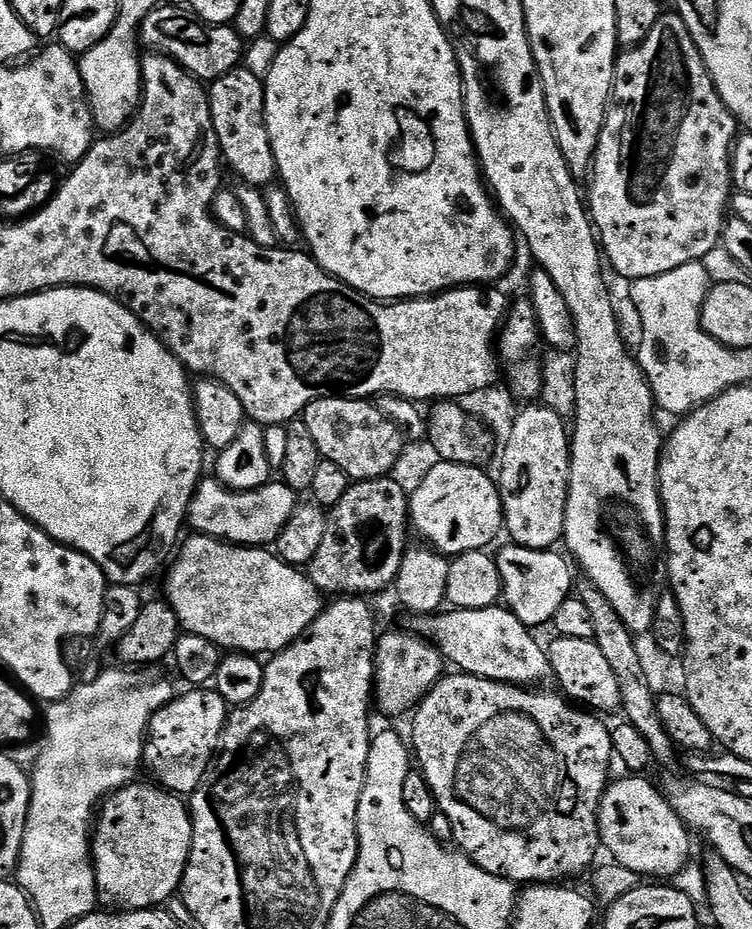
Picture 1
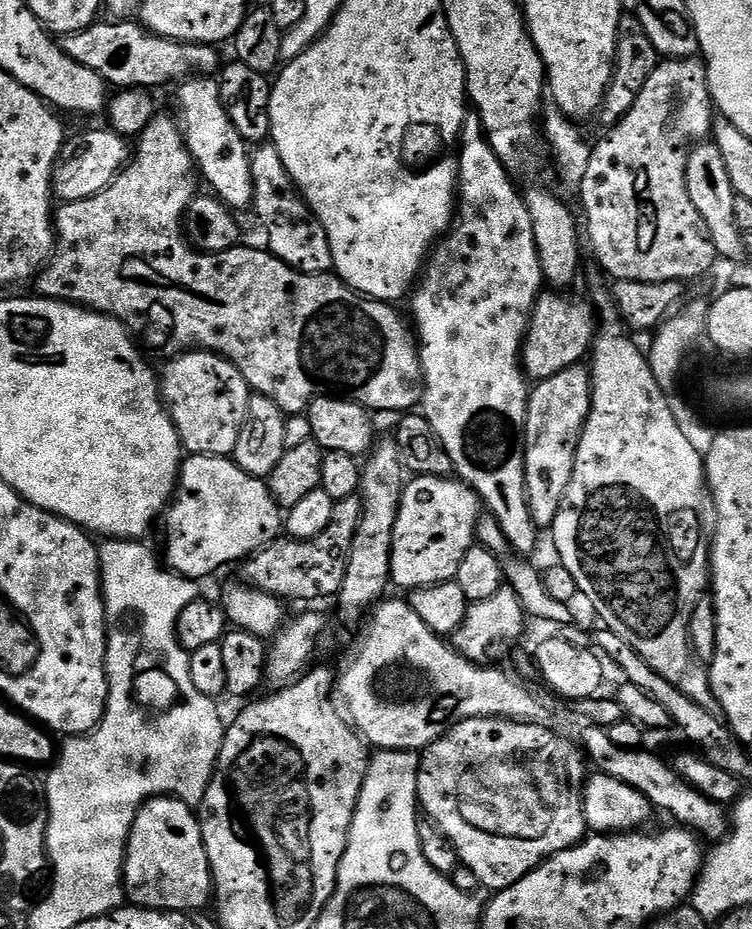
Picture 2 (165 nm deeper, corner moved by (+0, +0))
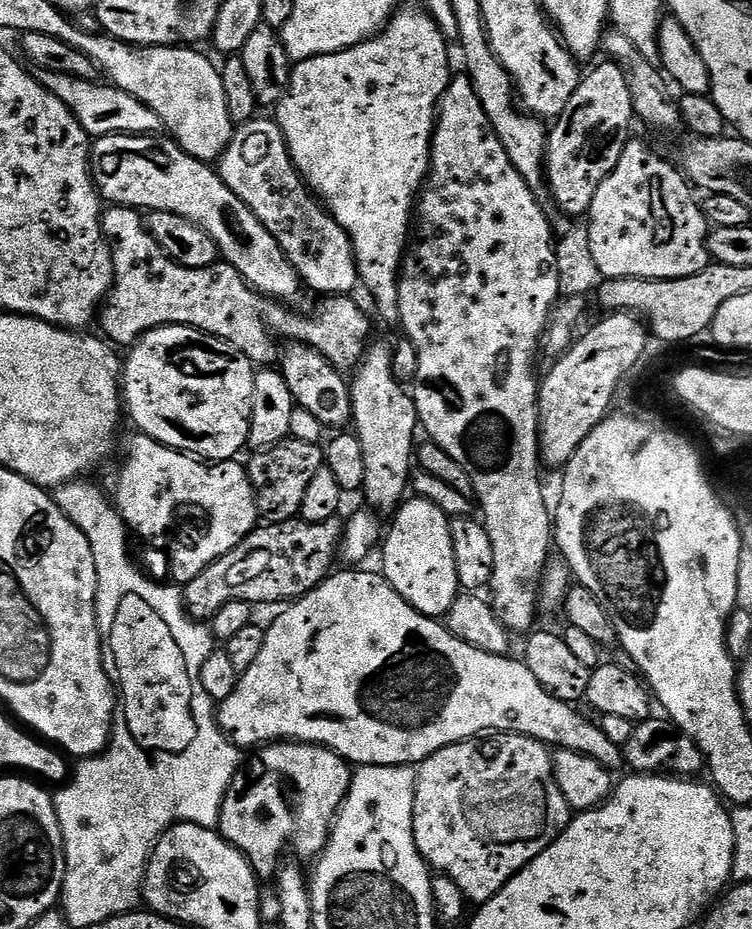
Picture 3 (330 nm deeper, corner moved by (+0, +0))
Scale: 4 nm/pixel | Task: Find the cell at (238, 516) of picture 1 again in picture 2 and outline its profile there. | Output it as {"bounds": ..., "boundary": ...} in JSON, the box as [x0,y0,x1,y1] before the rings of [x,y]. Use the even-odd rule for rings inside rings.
{"bounds":[163,455,282,582],"boundary":[[[189,455],[180,465],[180,479],[166,509],[163,524],[168,531],[167,567],[180,576],[200,582],[203,576],[227,564],[239,565],[277,539],[282,532],[282,509],[270,494],[267,483],[261,477],[246,474],[235,460],[227,456]]]}

